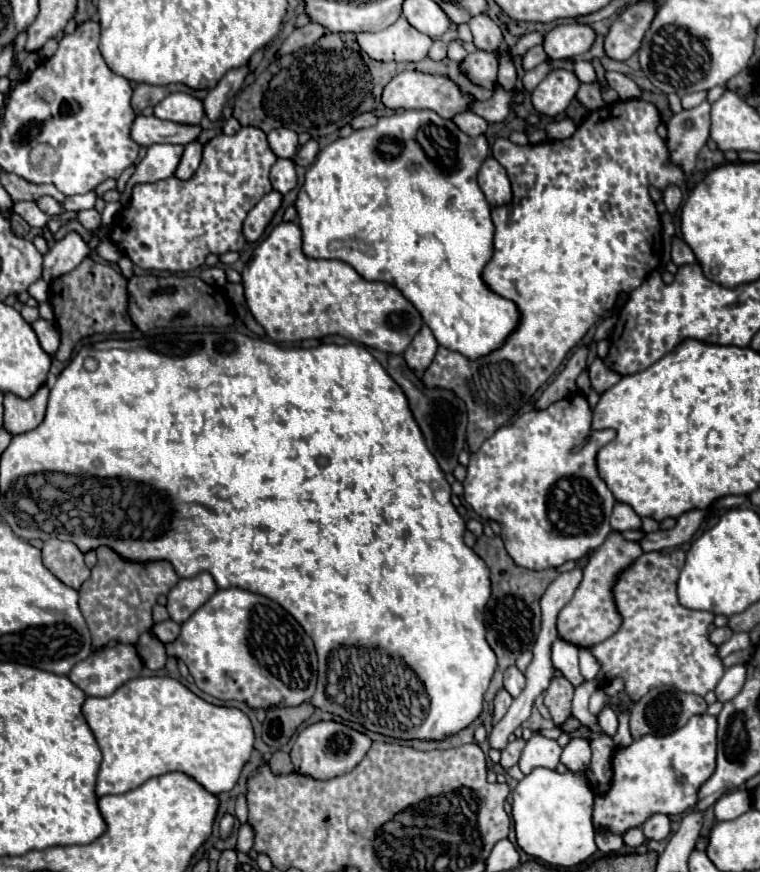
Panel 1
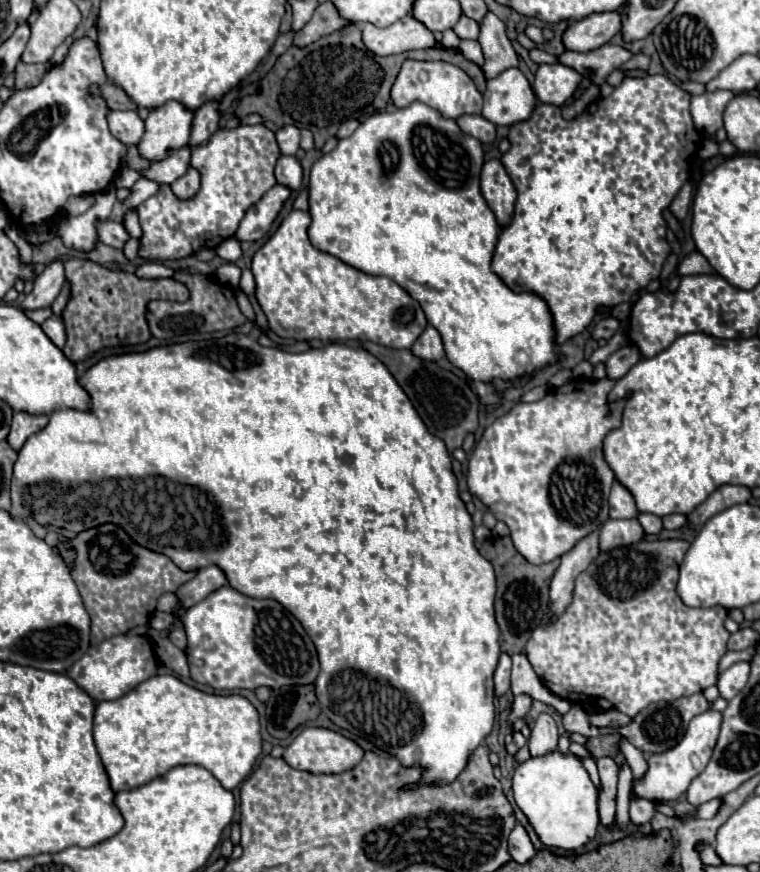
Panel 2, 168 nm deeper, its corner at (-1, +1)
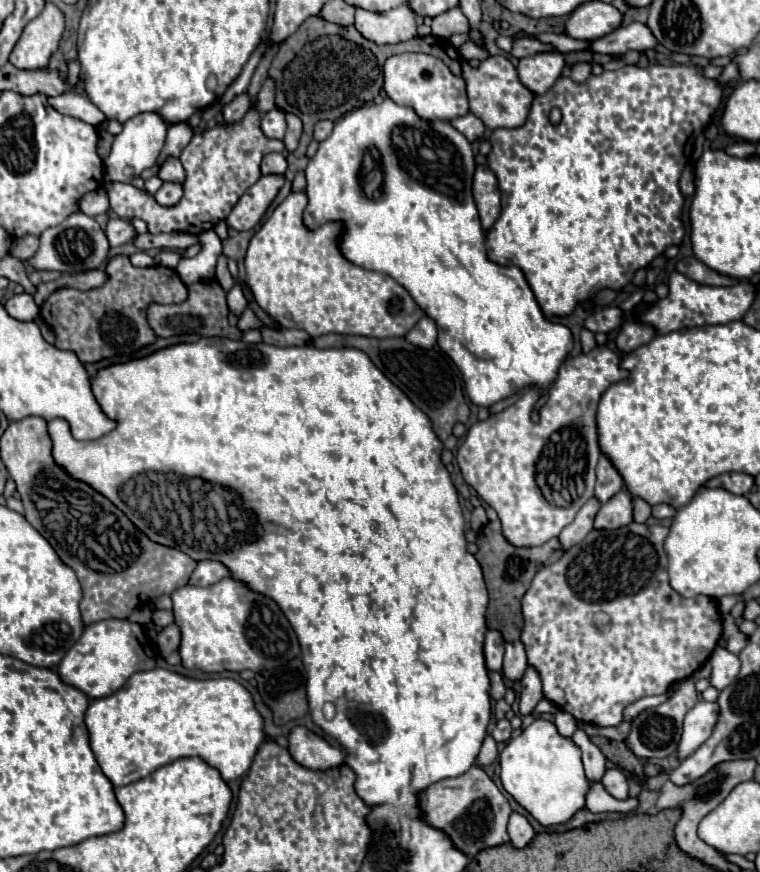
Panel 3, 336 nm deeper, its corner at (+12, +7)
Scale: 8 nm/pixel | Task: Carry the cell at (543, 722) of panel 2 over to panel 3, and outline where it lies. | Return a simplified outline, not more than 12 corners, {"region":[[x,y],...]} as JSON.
{"region":[[533,666],[521,678],[521,714],[531,714],[543,698],[541,678]]}

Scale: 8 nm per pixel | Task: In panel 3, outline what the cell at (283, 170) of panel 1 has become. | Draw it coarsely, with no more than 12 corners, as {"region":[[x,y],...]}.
{"region":[[265,154],[263,174],[285,174],[287,160],[283,154]]}

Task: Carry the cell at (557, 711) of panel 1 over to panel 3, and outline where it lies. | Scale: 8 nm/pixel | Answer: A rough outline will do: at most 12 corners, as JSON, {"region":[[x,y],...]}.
{"region":[[695,680],[633,722],[625,744],[637,758],[677,754]]}

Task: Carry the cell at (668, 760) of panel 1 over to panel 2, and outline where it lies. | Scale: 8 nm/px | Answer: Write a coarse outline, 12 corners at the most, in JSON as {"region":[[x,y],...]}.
{"region":[[698,714],[684,738],[648,756],[632,794],[674,802],[706,768],[722,714]]}

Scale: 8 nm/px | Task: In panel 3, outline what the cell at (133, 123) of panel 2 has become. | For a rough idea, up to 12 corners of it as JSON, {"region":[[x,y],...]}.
{"region":[[65,92],[47,98],[65,116],[99,126],[105,116],[87,96]]}

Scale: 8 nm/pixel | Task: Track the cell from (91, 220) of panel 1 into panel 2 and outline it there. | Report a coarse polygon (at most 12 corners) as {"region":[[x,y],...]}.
{"region":[[100,220],[98,240],[122,248],[128,232],[120,222]]}

